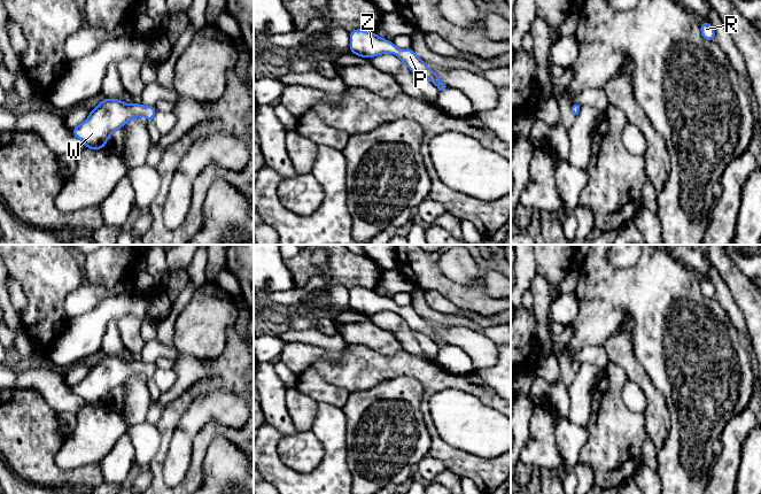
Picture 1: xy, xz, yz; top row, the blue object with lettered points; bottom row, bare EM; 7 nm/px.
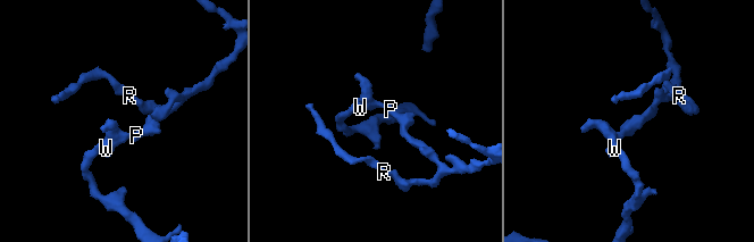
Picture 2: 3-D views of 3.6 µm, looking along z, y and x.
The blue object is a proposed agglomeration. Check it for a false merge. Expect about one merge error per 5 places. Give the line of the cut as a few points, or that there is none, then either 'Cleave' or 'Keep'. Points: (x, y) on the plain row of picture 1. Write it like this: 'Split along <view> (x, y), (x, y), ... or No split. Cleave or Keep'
No split. Keep

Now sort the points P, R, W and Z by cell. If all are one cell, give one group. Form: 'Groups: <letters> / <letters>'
Groups: P R W Z

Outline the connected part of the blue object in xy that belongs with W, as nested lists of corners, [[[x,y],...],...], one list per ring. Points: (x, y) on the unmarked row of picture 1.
[[[106,355],[91,368],[85,379],[71,388],[86,406],[102,407],[106,404],[109,393],[115,387],[123,385],[131,376],[143,372],[149,380],[153,379],[156,370],[155,363],[126,362],[119,356]]]

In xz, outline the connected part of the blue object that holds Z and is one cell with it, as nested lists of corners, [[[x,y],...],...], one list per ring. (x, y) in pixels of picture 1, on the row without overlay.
[[[356,286],[349,290],[350,304],[352,311],[371,316],[380,311],[396,311],[402,319],[413,330],[426,334],[438,348],[446,344],[422,317],[420,317],[412,306],[398,307],[393,299],[378,294],[374,290]]]

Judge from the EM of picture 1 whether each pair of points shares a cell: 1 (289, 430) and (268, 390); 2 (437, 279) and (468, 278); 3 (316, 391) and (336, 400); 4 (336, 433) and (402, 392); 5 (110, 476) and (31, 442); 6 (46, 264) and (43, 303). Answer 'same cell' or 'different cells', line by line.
1: same cell
2: different cells
3: same cell
4: different cells
5: different cells
6: same cell

